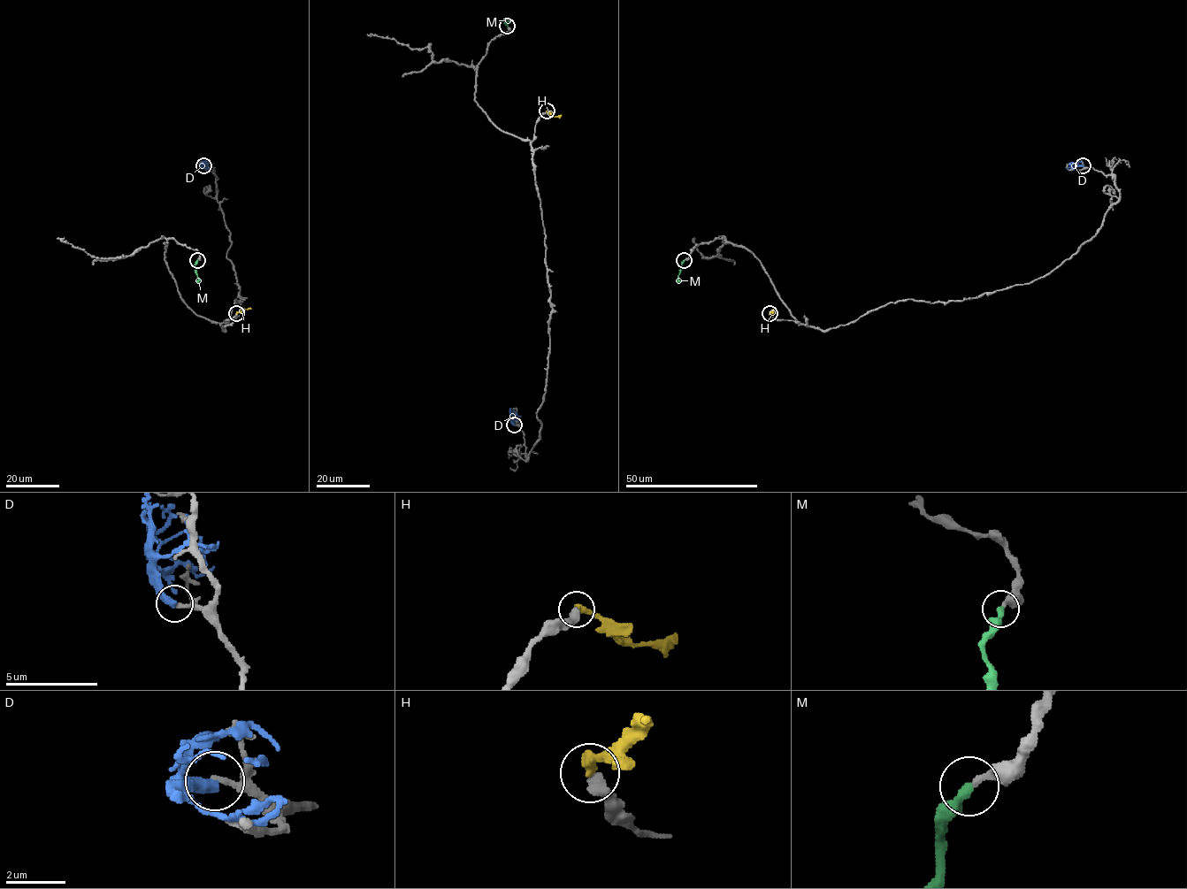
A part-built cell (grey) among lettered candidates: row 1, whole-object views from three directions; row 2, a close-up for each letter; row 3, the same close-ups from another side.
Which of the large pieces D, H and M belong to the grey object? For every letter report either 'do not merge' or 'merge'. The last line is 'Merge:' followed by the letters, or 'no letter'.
D: do not merge
H: do not merge
M: merge
Merge: M

